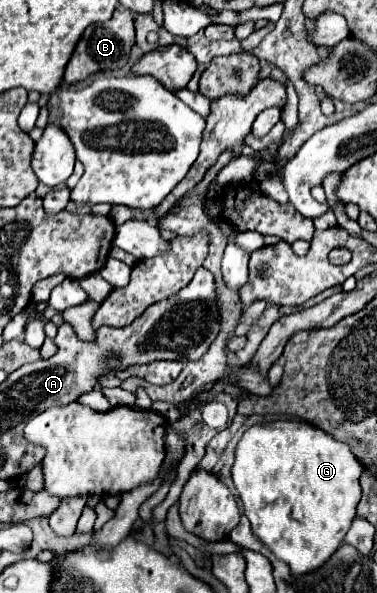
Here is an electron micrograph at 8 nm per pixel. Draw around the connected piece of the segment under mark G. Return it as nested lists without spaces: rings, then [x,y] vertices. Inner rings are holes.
[[[277,420],[251,426],[235,450],[235,464],[231,470],[233,484],[243,502],[243,512],[251,520],[251,532],[277,560],[289,566],[293,576],[321,568],[343,544],[345,532],[349,530],[361,500],[361,472],[361,462],[345,442],[339,442],[321,428],[301,420]]]

